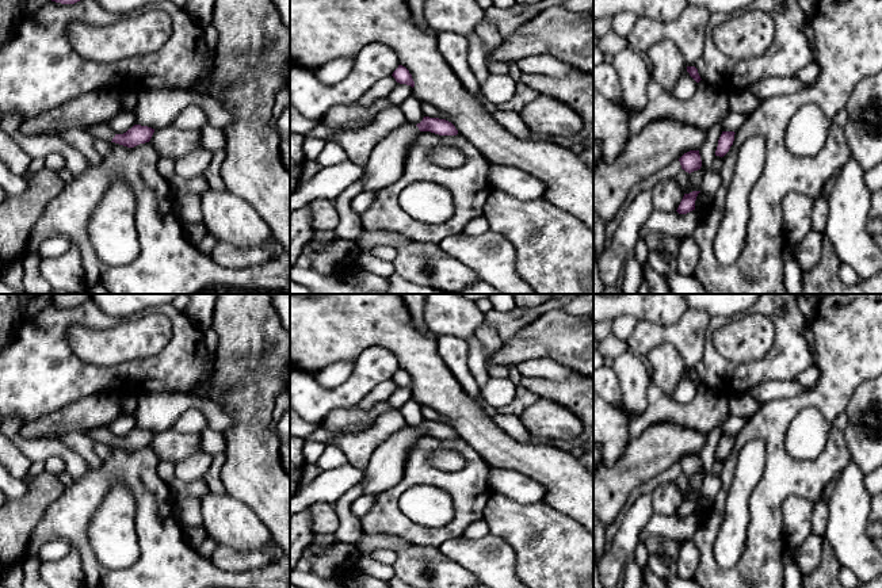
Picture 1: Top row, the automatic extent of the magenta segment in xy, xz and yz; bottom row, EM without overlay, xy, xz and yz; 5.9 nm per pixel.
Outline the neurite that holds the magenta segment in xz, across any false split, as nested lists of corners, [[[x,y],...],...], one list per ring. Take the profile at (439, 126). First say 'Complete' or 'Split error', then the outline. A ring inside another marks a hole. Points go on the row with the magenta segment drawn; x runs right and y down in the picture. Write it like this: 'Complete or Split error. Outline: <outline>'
Split error. Outline: [[[424,117],[417,125],[404,122],[374,146],[360,177],[364,191],[379,191],[401,177],[409,148],[420,131],[458,134],[455,126],[446,119]]]

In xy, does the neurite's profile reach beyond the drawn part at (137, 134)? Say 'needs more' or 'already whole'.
needs more

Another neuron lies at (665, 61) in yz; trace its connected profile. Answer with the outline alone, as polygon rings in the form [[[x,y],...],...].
[[[671,39],[657,42],[646,54],[650,79],[665,91],[673,92],[677,80],[687,69],[683,54]]]

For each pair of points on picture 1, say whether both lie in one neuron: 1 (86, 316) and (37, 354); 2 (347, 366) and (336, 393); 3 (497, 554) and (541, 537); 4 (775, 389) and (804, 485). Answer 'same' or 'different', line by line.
1: same
2: different
3: different
4: different

